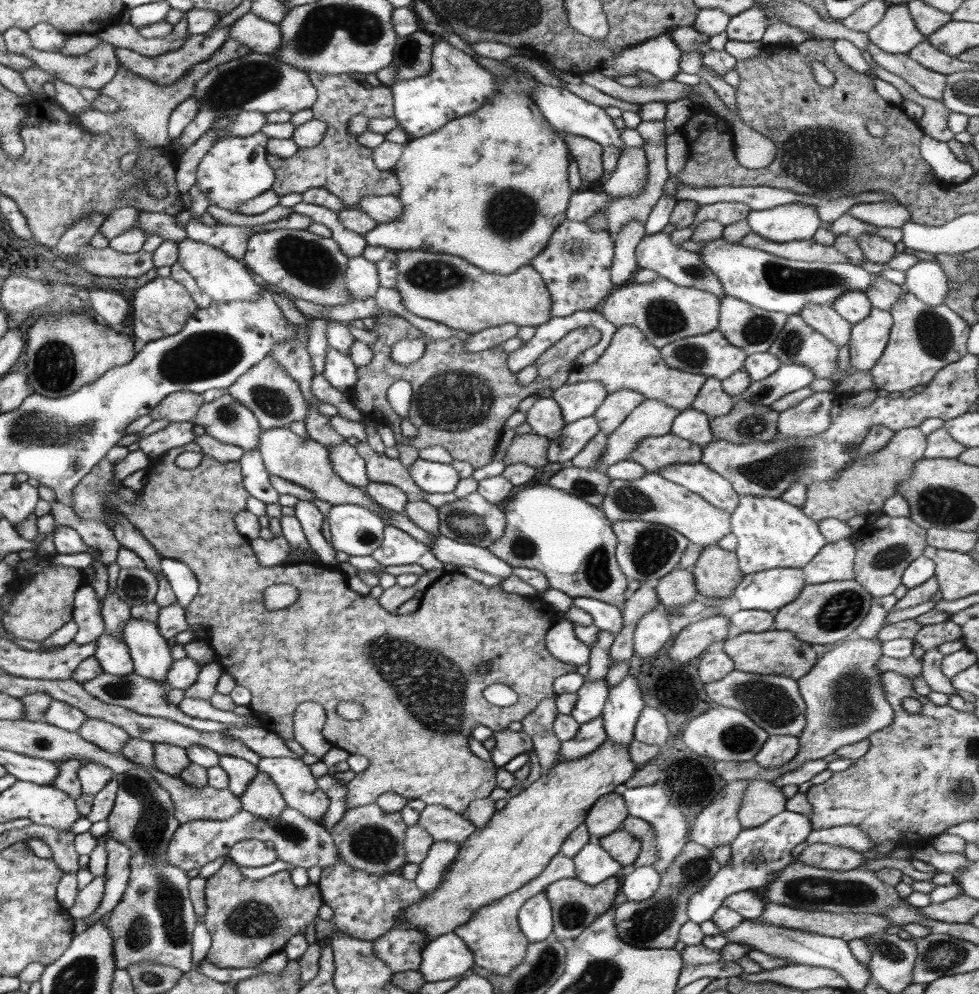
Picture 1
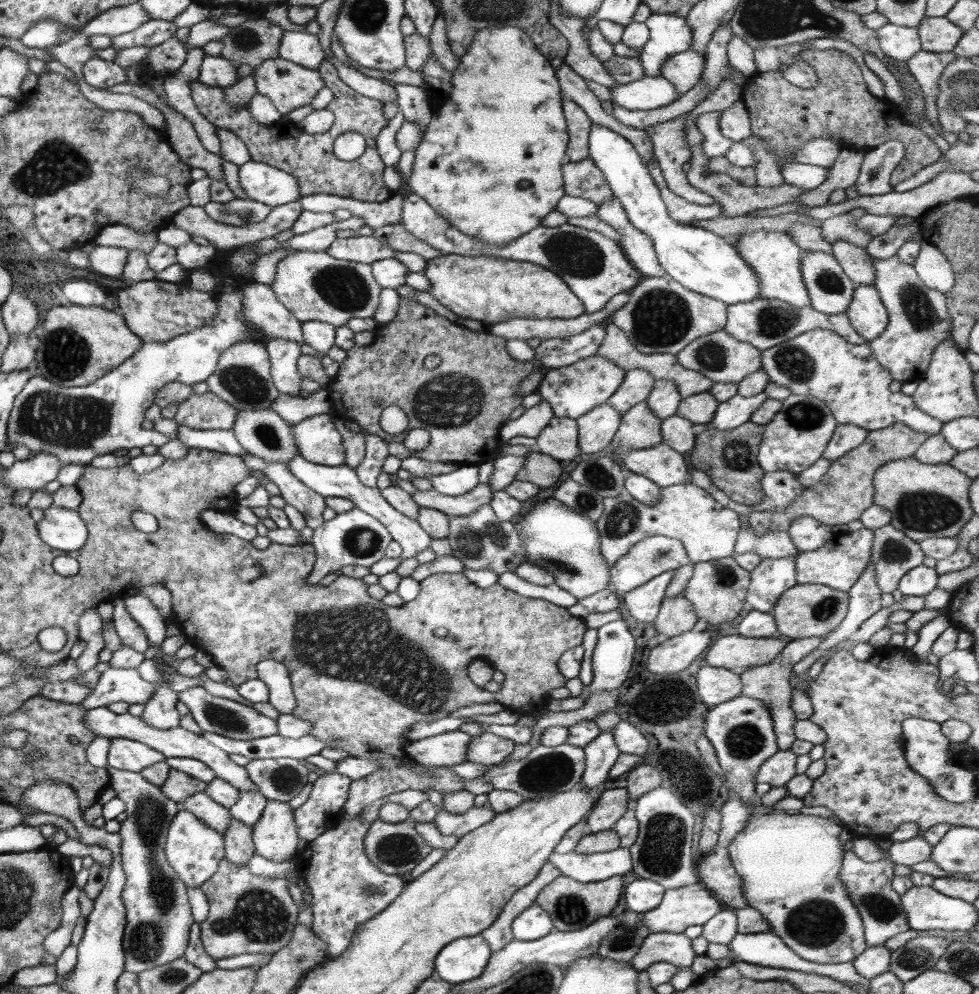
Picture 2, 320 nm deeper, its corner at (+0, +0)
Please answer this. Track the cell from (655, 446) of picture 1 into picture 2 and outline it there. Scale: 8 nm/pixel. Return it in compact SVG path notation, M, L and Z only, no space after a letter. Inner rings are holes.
M646 402L634 404L624 416L621 416L621 423L615 432L613 442L610 444L610 454L619 462L623 460L626 451L630 449L650 448L654 445L662 443L661 420L658 416L652 414L652 410L648 408Z

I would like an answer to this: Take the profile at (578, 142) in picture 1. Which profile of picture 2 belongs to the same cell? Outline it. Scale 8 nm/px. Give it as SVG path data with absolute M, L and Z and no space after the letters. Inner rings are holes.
M563 99L563 113L569 134L566 161L578 162L589 158L589 132L592 121L578 103Z

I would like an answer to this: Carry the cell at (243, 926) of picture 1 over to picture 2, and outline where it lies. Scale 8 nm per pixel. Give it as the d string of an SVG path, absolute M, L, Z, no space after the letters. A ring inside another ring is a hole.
M225 858L218 863L216 872L199 888L209 902L208 916L200 923L200 936L205 951L215 959L229 958L239 954L273 954L284 948L292 938L298 922L299 906L289 894L289 886L296 885L300 877L298 870L285 874L282 878L256 876L247 866L236 866Z

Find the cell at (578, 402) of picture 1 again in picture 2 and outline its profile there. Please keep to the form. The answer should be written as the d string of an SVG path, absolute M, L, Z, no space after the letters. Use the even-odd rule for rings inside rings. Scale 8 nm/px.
M589 356L577 363L560 368L551 368L545 372L536 392L550 404L556 417L578 419L590 410L607 403L614 391L621 385L625 375L617 364L611 363L606 357Z

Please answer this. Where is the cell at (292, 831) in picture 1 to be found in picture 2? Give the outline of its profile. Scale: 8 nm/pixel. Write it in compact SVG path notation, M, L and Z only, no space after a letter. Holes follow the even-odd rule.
M183 808L178 810L177 816L174 816L174 820L170 822L166 838L166 860L187 888L199 888L206 883L216 872L218 863L225 858L224 836L210 829L210 826L202 823Z

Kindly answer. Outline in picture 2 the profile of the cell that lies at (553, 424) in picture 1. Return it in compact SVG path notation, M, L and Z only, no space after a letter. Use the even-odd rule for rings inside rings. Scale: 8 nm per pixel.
M554 416L536 440L537 452L551 456L563 464L571 462L582 453L578 446L578 425L574 419Z

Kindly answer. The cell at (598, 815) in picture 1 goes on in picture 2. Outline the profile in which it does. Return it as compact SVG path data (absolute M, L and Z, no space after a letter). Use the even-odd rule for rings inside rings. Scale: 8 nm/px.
M611 788L604 790L600 799L594 803L589 812L586 823L591 833L610 831L614 824L626 812L629 795L626 788Z

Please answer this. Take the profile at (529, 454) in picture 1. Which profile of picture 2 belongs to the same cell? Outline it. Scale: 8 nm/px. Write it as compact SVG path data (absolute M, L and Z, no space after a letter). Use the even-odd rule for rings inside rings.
M532 450L526 455L524 466L515 478L532 482L541 489L545 489L560 482L562 469L562 462L551 456Z

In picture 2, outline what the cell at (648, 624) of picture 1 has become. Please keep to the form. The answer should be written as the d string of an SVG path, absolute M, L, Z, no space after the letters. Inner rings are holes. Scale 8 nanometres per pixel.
M674 571L663 572L651 578L646 584L624 594L624 604L637 622L654 622L659 613L665 590L673 579Z

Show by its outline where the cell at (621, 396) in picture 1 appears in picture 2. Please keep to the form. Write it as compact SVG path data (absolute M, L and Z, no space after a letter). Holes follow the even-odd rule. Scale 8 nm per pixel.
M630 369L625 372L621 385L614 391L607 404L620 416L624 416L634 404L647 400L654 381L654 377L647 370Z

